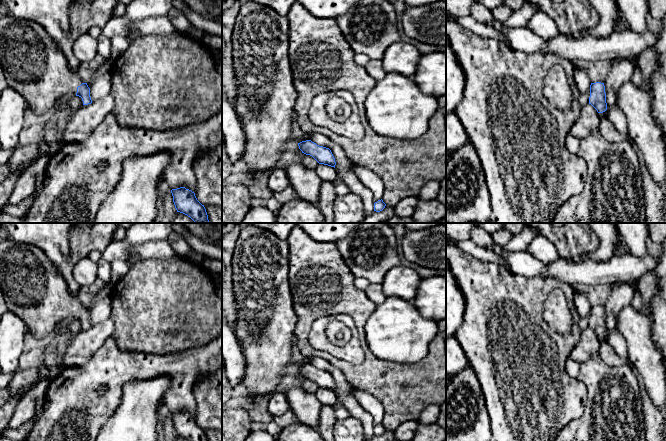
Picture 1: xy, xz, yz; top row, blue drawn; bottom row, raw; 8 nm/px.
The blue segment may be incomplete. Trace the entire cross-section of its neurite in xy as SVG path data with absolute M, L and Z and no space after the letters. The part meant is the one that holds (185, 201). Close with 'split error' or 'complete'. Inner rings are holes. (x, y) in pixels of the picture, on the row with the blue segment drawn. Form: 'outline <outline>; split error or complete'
outline M185 187L171 190L177 212L190 217L195 223L210 223L204 205L196 198L195 193Z; complete

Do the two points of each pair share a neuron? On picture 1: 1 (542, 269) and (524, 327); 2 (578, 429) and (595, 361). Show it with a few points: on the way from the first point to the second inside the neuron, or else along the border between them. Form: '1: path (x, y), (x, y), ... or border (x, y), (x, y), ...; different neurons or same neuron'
1: border (517, 274), (525, 276), (551, 276), (563, 282); different neurons
2: path (590, 412), (591, 399), (595, 394), (595, 378); same neuron

